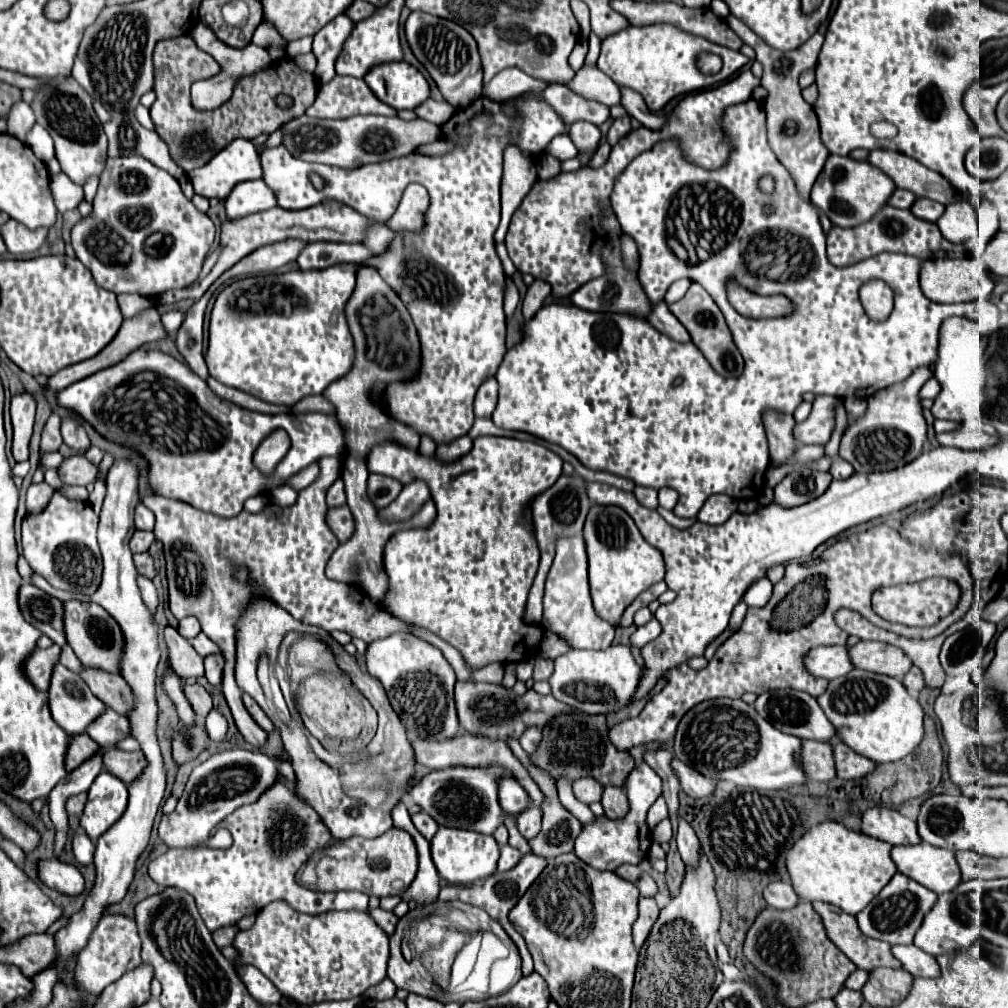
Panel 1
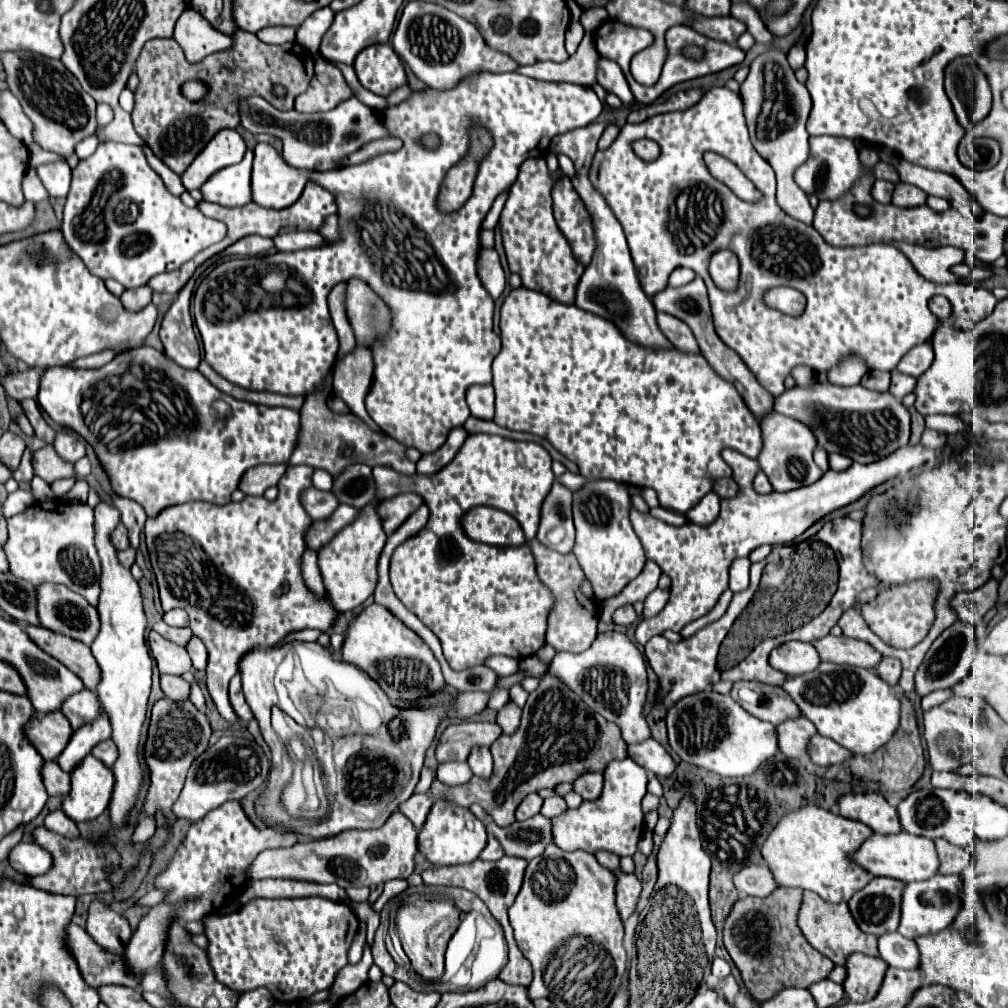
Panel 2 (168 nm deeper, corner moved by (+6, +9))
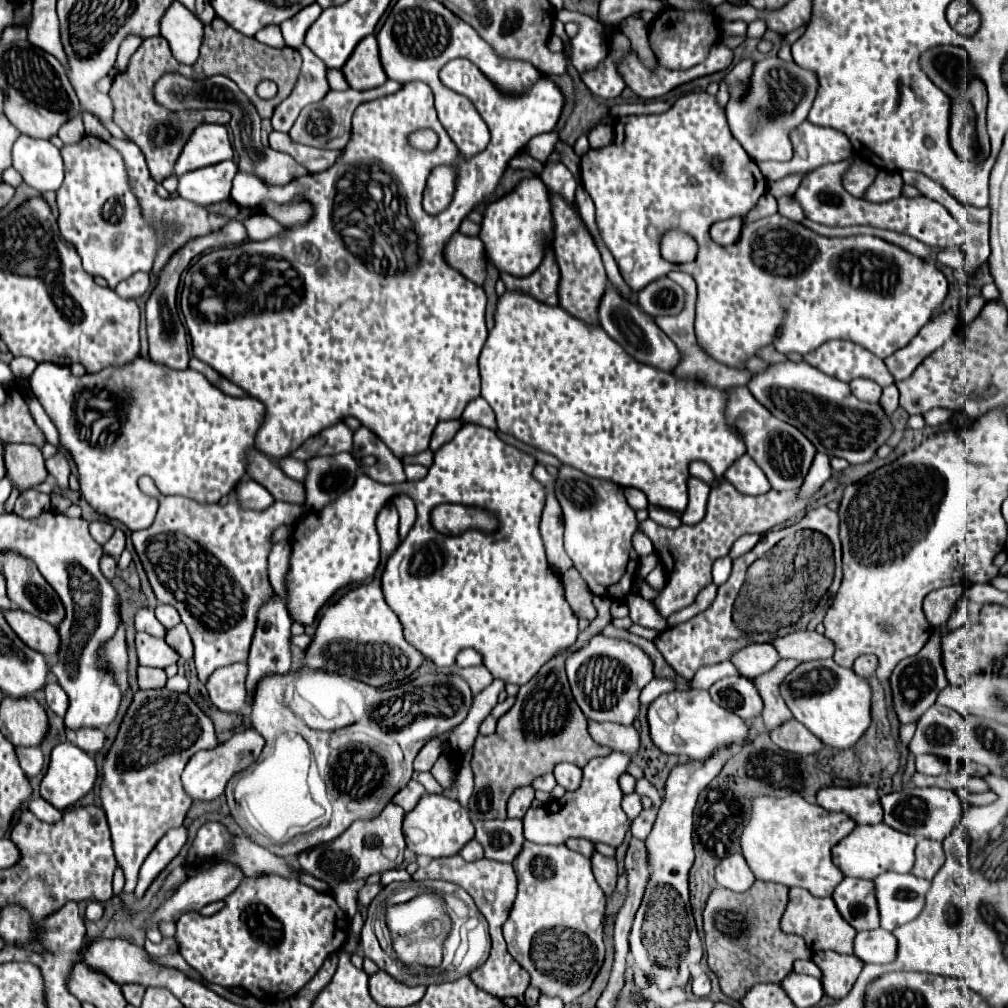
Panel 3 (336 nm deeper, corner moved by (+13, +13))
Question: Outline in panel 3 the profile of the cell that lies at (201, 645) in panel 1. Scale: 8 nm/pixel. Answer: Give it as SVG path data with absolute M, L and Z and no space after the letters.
M149 608L137 610L137 614L135 614L135 630L137 632L147 632L147 634L157 636L157 638L165 636L165 628L157 622L153 610L149 610Z

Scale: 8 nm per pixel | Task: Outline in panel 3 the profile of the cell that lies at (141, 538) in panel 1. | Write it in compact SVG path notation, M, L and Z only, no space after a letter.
M105 520L91 522L91 524L89 524L89 534L91 534L93 540L99 542L99 544L105 544L105 540L109 540L109 538L113 536L113 530L115 530L115 528L113 528L109 522L105 522Z

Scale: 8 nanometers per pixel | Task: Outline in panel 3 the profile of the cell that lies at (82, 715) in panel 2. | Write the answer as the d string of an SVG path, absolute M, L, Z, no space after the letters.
M47 682L47 686L43 688L45 690L45 700L47 700L47 706L57 714L57 716L65 716L67 708L69 708L69 698L65 696L65 690L57 684L57 682Z

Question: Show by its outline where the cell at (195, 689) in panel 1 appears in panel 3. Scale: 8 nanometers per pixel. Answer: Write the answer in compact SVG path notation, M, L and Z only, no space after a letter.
M139 666L137 668L137 682L139 682L139 688L141 690L147 690L147 688L163 688L165 682L167 682L167 676L159 668Z

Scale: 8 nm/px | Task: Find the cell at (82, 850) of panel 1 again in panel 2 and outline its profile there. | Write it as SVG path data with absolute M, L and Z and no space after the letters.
M56 810L56 812L50 812L44 820L44 826L64 838L70 838L70 840L76 840L80 836L80 830L76 826L74 820L70 820L62 810Z

